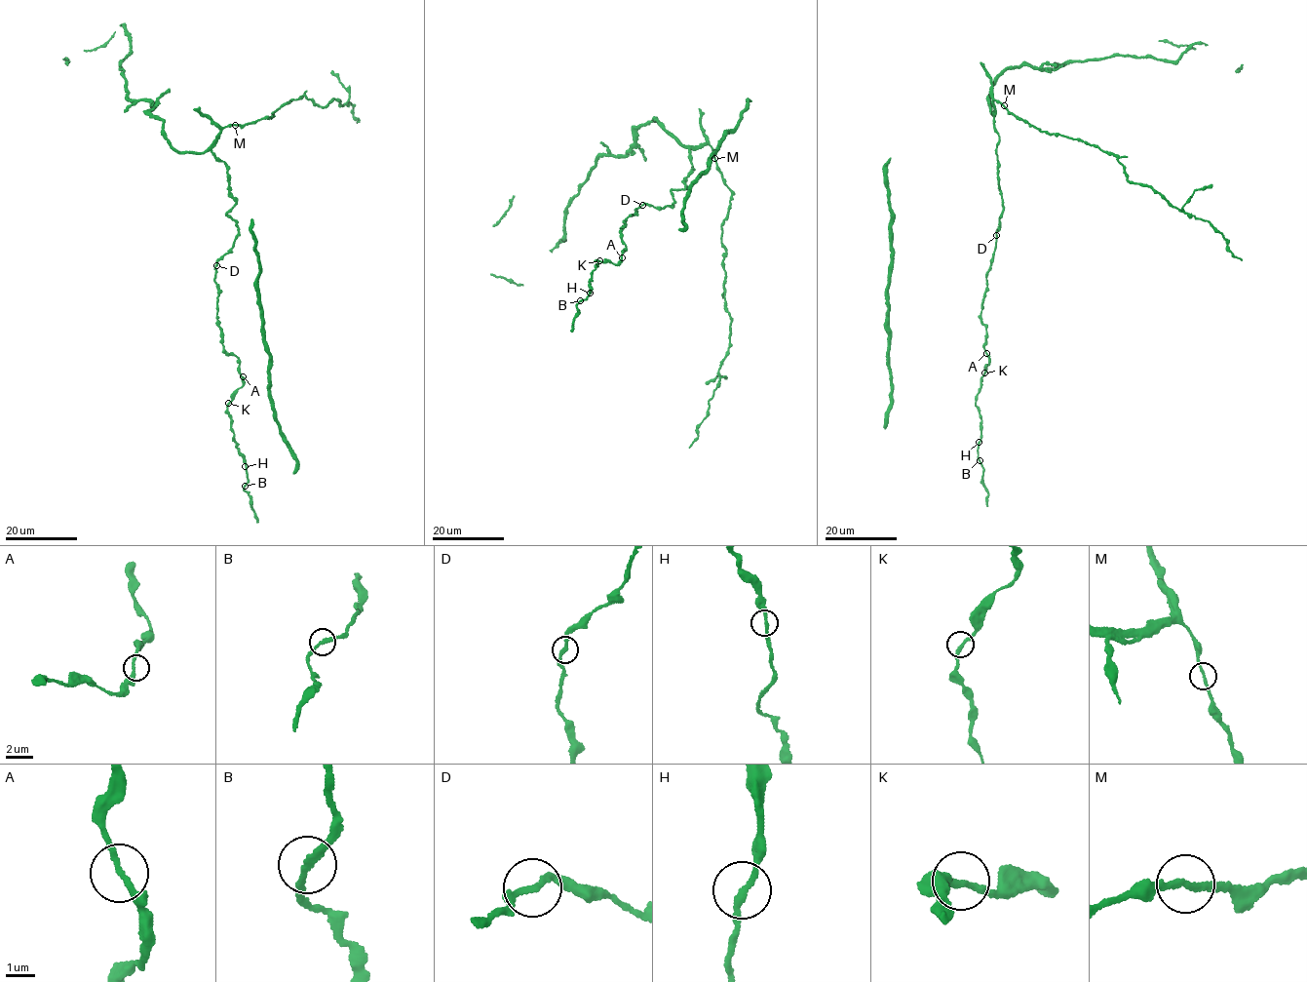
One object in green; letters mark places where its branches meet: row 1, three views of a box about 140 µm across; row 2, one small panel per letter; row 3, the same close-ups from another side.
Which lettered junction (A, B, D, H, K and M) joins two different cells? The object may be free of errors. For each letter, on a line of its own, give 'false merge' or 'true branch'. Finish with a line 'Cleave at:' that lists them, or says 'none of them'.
A: true branch
B: true branch
D: true branch
H: true branch
K: true branch
M: true branch
Cleave at: none of them

